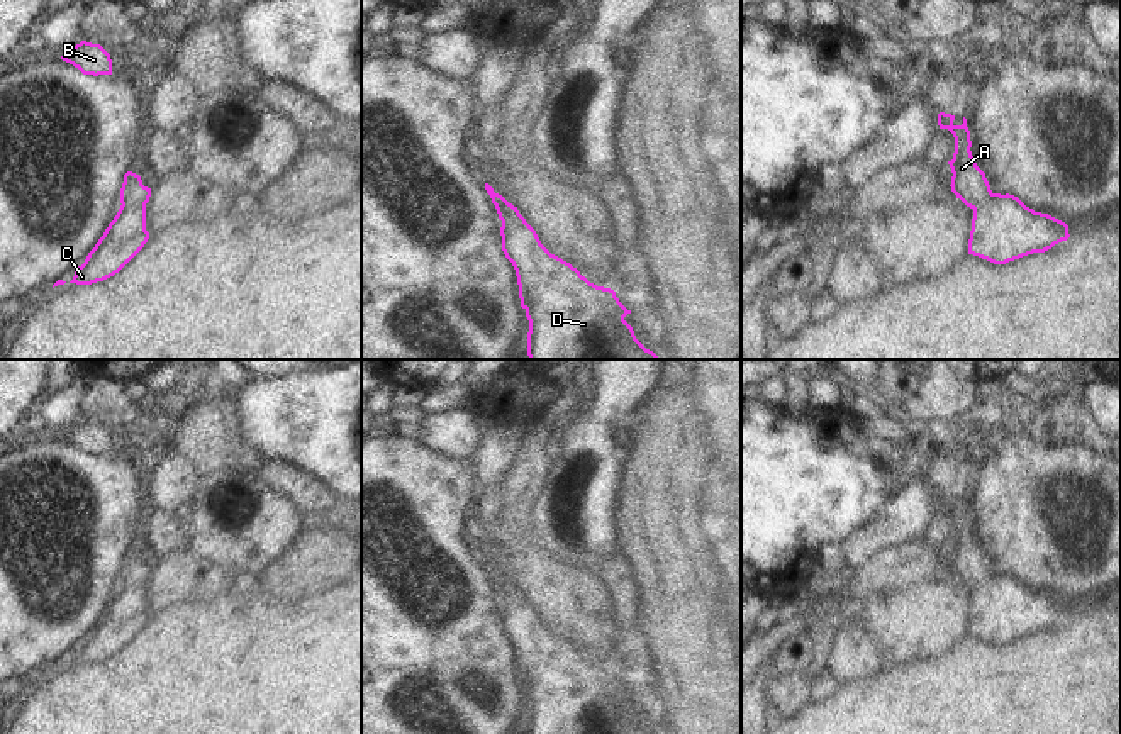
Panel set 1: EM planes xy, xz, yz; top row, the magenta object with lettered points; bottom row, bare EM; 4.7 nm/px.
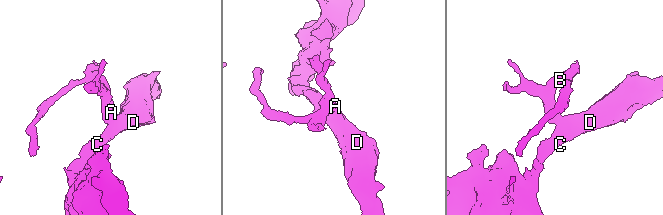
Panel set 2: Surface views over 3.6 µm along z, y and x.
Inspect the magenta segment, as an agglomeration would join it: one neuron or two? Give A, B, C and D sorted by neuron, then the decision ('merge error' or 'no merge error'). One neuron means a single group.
A B C D; no merge error

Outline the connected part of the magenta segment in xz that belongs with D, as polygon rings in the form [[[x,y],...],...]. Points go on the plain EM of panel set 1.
[[[488,563],[485,570],[502,600],[502,631],[516,649],[521,687],[529,700],[527,734],[655,734],[636,719],[624,700],[631,690],[619,681],[614,670],[590,663],[570,642],[551,634],[517,587]]]

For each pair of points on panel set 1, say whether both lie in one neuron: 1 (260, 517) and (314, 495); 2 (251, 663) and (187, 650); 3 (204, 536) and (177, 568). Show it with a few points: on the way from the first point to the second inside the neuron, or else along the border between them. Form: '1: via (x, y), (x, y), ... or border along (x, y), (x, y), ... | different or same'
1: border along (260, 478), (301, 516) | different
2: via (236, 663), (202, 663) | same
3: border along (187, 546), (226, 572) | different

